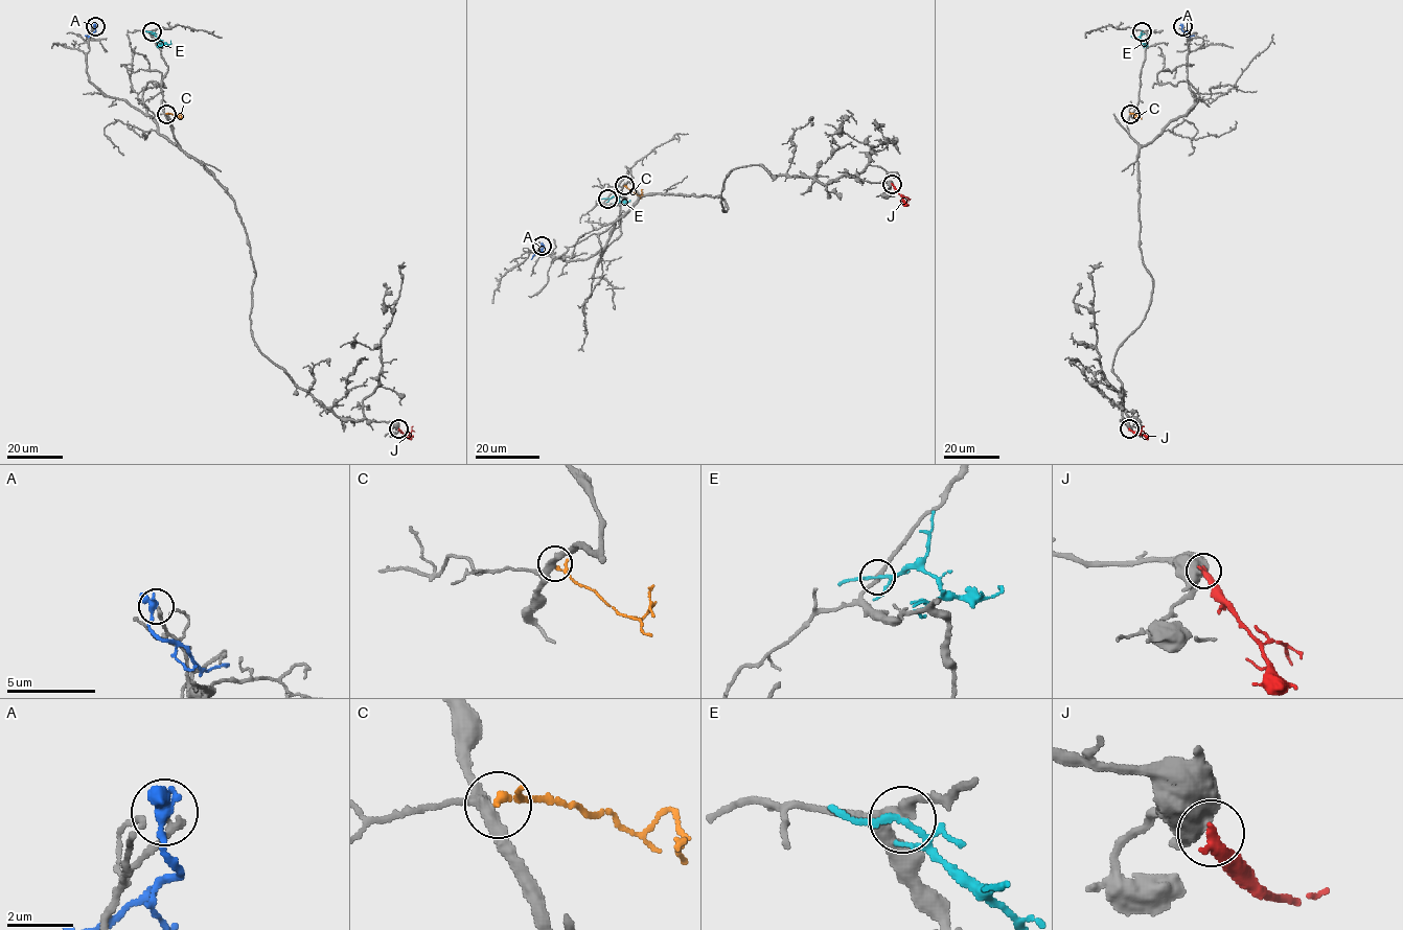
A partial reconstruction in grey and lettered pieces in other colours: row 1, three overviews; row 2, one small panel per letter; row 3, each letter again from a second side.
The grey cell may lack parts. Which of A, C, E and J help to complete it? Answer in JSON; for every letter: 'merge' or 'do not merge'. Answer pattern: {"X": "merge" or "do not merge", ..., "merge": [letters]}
{"A": "do not merge", "C": "do not merge", "E": "do not merge", "J": "do not merge", "merge": []}

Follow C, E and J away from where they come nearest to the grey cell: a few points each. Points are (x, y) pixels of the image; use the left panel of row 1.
C: (165, 114), (180, 117)
E: (151, 31), (163, 44), (169, 44), (170, 41)
J: (398, 428), (406, 434), (412, 425)

